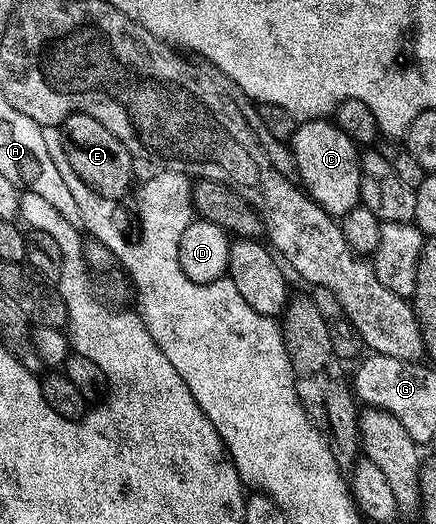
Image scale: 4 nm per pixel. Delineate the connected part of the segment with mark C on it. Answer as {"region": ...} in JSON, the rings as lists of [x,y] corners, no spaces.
{"region":[[[305,120],[297,127],[291,139],[294,162],[297,165],[296,177],[306,194],[325,209],[334,218],[340,220],[351,208],[361,205],[361,154],[358,143],[347,132],[340,130],[333,120]]]}

